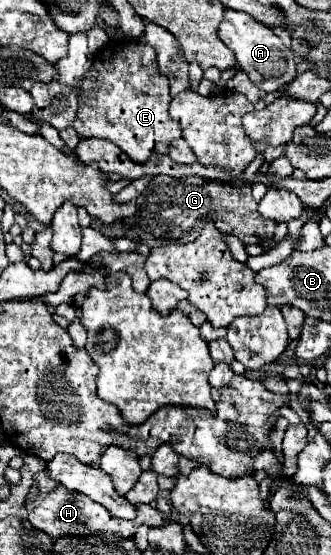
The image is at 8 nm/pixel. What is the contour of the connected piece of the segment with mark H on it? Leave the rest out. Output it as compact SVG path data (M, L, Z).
M34 481L28 495L26 495L26 511L28 511L28 521L48 533L50 537L62 537L62 535L92 535L92 533L118 533L118 535L134 535L136 529L140 525L148 525L148 527L158 527L164 523L162 513L154 507L154 505L138 505L138 517L132 521L124 521L118 519L114 515L110 515L100 503L94 503L90 497L82 495L82 493L70 493L66 487L62 487L60 483L56 485L56 489L52 489L48 493L48 497L40 495L40 487Z

